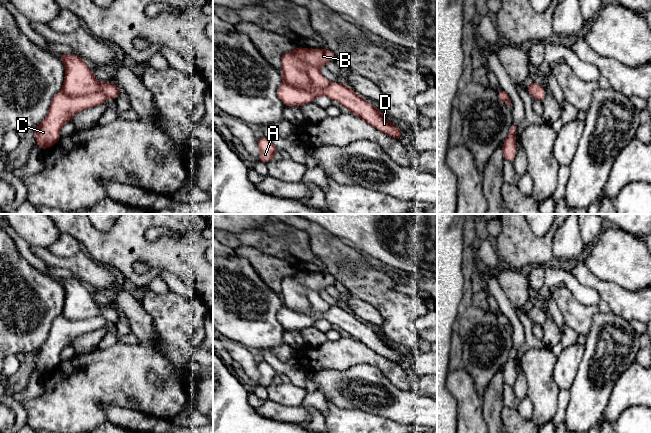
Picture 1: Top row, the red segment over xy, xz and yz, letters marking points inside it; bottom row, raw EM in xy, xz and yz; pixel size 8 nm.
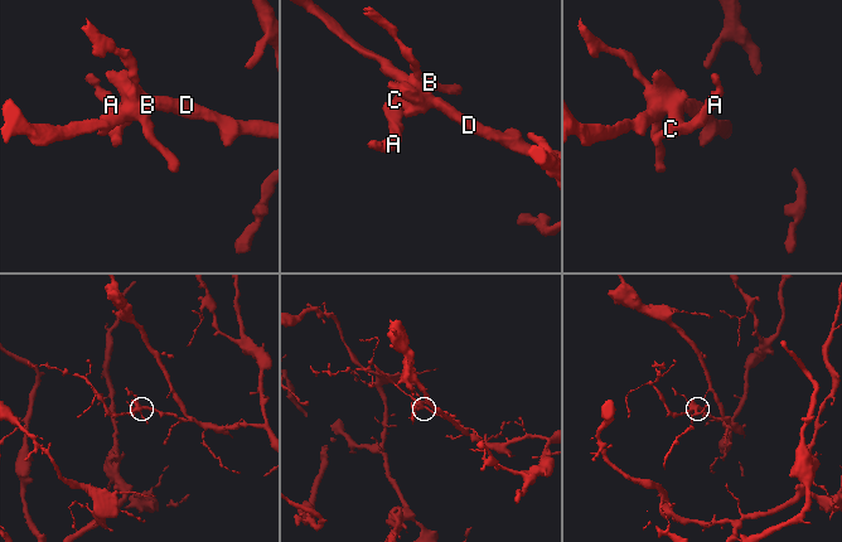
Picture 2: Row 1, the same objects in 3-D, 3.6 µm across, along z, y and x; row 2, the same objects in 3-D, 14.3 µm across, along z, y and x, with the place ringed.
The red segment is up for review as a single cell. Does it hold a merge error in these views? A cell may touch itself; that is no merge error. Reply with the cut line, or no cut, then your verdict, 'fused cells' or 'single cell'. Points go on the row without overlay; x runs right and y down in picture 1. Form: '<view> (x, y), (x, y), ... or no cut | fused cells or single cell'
xz (307, 290), (308, 303), (314, 310), (325, 312), (329, 308) | fused cells

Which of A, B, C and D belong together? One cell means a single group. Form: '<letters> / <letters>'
A C / B D

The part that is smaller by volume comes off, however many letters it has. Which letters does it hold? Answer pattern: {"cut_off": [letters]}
{"cut_off": ["A", "C"]}

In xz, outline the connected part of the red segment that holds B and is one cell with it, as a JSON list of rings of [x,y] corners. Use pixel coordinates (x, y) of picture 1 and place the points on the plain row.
[[[297,271],[281,281],[281,299],[283,305],[293,311],[309,316],[314,322],[326,320],[337,325],[352,338],[362,342],[386,359],[401,363],[401,354],[391,348],[379,333],[368,327],[359,318],[341,306],[331,307],[325,313],[314,311],[308,300],[308,290],[320,292],[335,283],[335,278],[327,273],[305,273]]]

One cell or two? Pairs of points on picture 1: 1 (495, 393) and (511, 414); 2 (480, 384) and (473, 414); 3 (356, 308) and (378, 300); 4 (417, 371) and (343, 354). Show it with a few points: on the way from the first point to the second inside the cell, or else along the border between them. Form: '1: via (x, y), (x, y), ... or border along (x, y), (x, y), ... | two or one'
1: border along (504, 405), (501, 411), (501, 422) | two
2: border along (467, 372), (481, 399) | two
3: border along (351, 295), (372, 305), (384, 321) | two
4: border along (408, 371), (414, 378) | two

